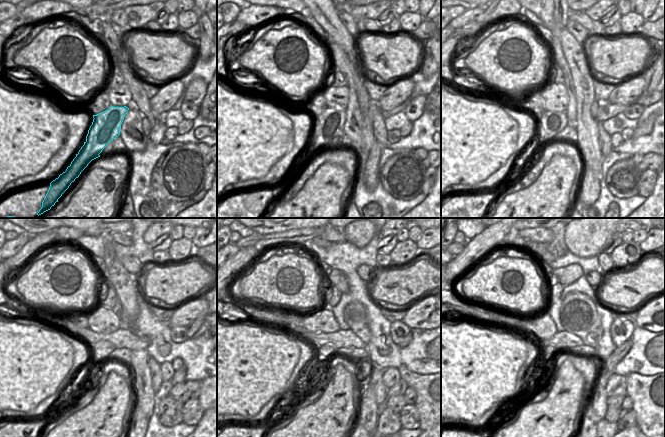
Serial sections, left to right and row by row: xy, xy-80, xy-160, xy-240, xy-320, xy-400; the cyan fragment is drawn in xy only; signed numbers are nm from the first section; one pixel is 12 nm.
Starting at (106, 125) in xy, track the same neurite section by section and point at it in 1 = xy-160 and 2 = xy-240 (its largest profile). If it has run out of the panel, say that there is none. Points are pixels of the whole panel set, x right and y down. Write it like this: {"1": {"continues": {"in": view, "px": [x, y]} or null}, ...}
{"1": {"continues": {"in": "xy-160", "px": [546, 134]}}, "2": {"continues": {"in": "xy-240", "px": [97, 358]}}}

